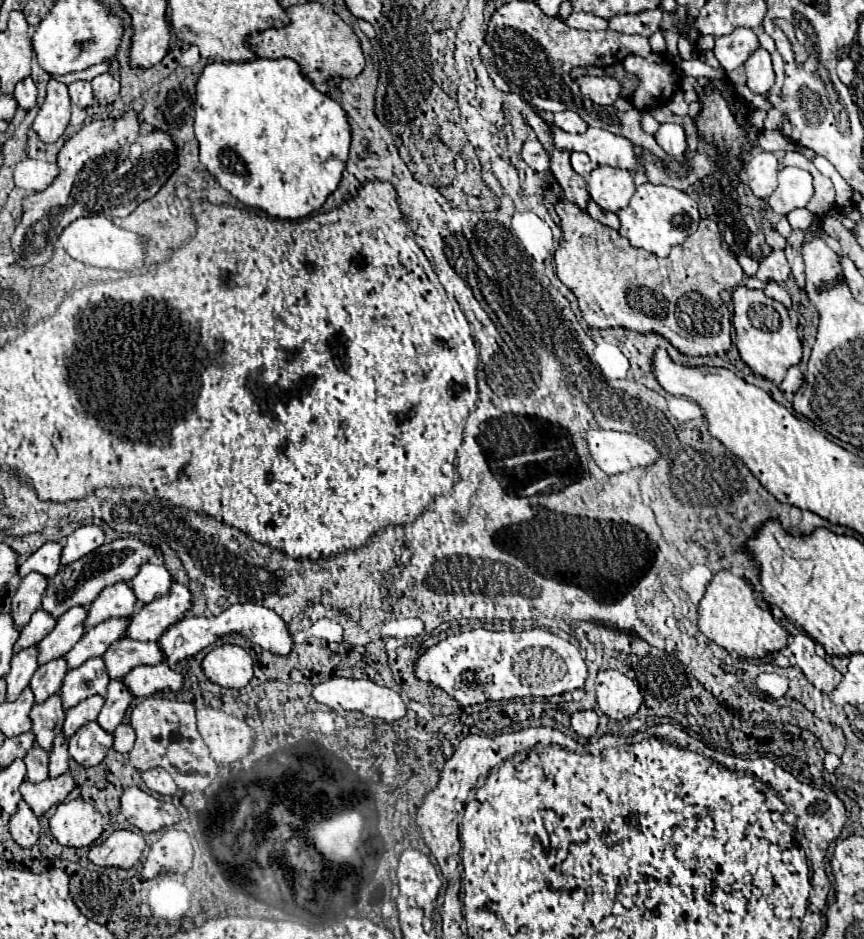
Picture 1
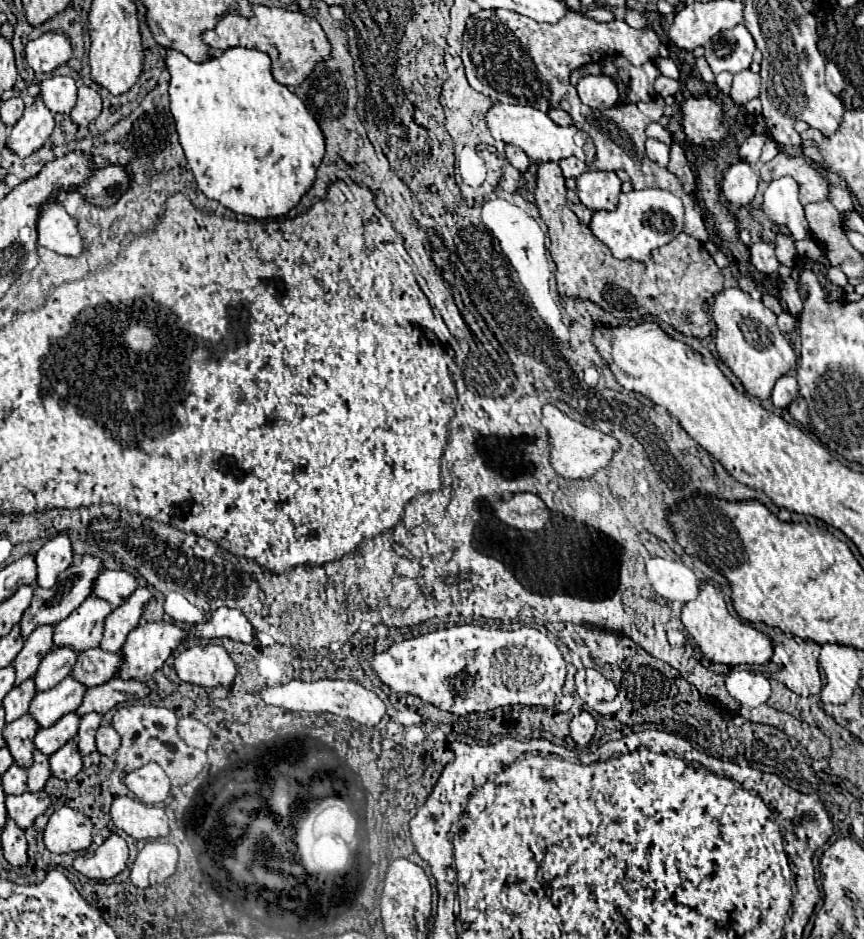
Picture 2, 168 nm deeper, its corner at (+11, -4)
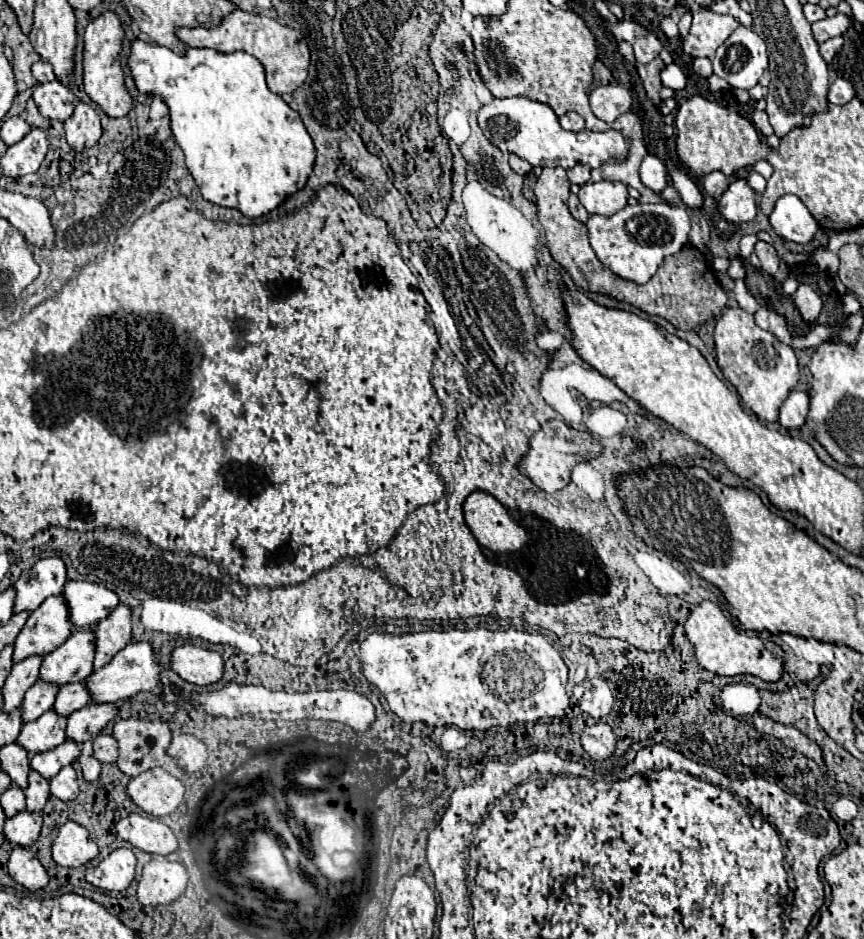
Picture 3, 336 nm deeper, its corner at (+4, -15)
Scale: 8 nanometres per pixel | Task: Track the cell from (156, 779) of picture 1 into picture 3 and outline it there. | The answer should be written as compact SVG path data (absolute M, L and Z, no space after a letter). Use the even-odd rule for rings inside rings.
M151 768L137 778L131 778L127 788L131 800L151 816L167 816L183 802L185 786L163 768Z

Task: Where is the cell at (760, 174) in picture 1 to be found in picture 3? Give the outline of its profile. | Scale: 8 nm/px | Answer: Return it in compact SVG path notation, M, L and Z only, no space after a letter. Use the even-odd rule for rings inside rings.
M735 178L729 184L727 192L719 200L719 210L733 224L743 224L755 218L757 200L753 188L745 178Z

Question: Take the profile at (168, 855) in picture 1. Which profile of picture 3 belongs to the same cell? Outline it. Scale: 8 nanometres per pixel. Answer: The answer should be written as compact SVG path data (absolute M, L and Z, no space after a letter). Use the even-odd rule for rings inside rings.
M153 858L145 864L137 884L137 898L145 906L169 904L177 900L187 886L187 870L181 862Z

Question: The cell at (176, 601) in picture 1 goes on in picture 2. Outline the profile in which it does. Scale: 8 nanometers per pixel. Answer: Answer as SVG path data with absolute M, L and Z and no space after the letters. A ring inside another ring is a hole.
M138 587L120 607L116 607L110 613L110 617L106 617L106 621L104 621L104 637L100 641L100 649L106 649L110 653L118 653L126 641L126 635L134 627L138 627L144 603L150 599L152 599L150 589Z

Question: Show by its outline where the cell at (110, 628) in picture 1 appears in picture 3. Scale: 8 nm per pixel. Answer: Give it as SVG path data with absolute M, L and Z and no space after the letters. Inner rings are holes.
M37 680L23 700L23 722L37 720L41 714L45 714L49 708L53 708L55 696L59 692L59 686L55 682Z

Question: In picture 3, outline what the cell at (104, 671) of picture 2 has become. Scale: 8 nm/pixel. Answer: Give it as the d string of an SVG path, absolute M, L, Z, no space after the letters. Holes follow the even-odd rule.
M81 680L81 682L73 682L73 684L61 686L53 708L55 708L57 714L69 716L69 714L73 714L75 710L81 710L81 708L89 706L91 702L93 702L93 700L91 700L91 692L89 692L85 680Z

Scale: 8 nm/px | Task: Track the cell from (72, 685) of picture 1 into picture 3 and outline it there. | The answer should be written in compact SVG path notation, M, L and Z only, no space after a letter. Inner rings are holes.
M49 710L37 720L23 724L17 742L27 752L35 752L35 754L47 752L65 742L67 738L65 728L67 728L67 716L59 716L55 710Z

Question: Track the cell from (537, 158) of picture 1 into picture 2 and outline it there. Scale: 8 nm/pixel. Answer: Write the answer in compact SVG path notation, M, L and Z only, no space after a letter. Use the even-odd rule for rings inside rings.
M506 145L506 159L508 159L508 163L510 163L512 167L516 167L520 173L524 173L524 171L528 169L528 165L530 165L528 155L526 155L522 149L514 147L514 145Z

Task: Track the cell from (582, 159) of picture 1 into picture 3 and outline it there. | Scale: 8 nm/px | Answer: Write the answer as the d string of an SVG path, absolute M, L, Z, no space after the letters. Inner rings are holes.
M577 164L573 166L571 170L567 170L567 176L569 176L569 182L571 184L577 184L577 186L583 186L589 182L589 168L585 168L583 164Z

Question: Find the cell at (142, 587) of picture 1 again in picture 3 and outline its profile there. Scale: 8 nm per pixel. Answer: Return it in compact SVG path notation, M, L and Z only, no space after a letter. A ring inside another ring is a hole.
M69 582L61 594L65 600L69 600L73 626L79 628L95 626L97 622L105 620L115 606L121 604L117 592L95 582Z

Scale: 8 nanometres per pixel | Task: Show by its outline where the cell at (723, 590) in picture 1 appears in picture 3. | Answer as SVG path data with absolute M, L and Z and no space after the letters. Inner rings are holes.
M703 600L687 618L685 632L689 642L695 646L695 656L699 666L719 676L735 676L735 674L753 674L765 682L775 682L783 672L783 650L759 636L743 634L733 626L733 622L723 614L719 604L711 600Z

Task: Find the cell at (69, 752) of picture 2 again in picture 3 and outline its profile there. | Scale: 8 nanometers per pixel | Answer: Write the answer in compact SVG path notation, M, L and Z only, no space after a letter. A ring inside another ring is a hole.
M73 764L61 768L61 772L51 778L51 796L67 802L77 798L79 794L79 786L77 786L77 772L73 768Z

